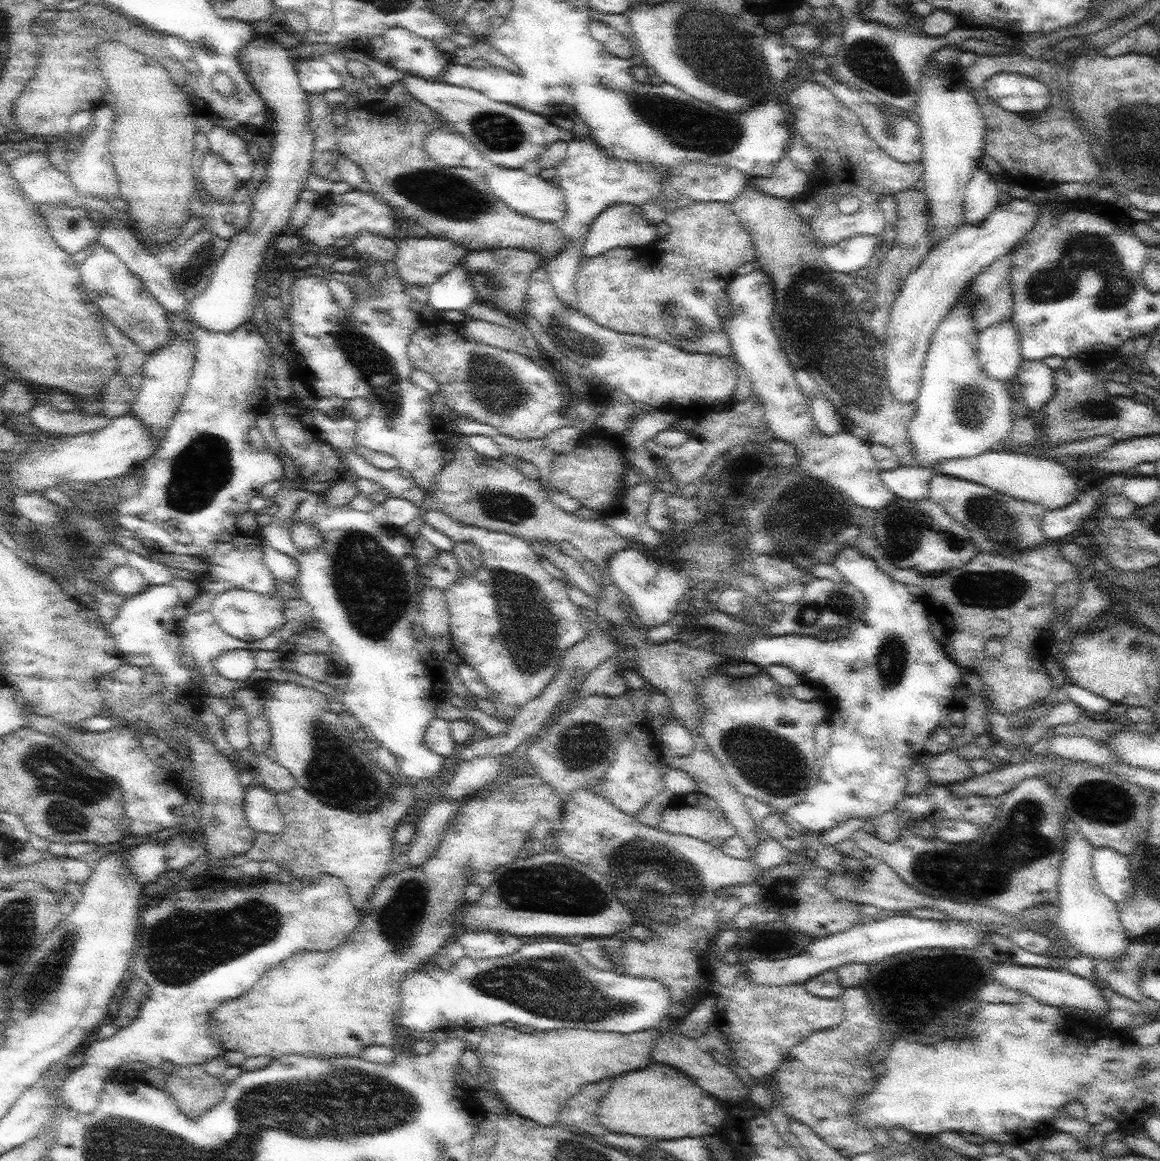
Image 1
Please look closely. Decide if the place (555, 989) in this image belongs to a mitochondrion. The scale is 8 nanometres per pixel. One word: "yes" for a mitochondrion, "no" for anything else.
yes

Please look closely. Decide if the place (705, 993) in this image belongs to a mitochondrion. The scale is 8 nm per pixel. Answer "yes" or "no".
no

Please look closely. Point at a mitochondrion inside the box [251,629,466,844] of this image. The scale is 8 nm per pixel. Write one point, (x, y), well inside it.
(325, 773)

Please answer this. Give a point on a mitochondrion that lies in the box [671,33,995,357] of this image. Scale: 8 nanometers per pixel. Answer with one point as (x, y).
(867, 60)

